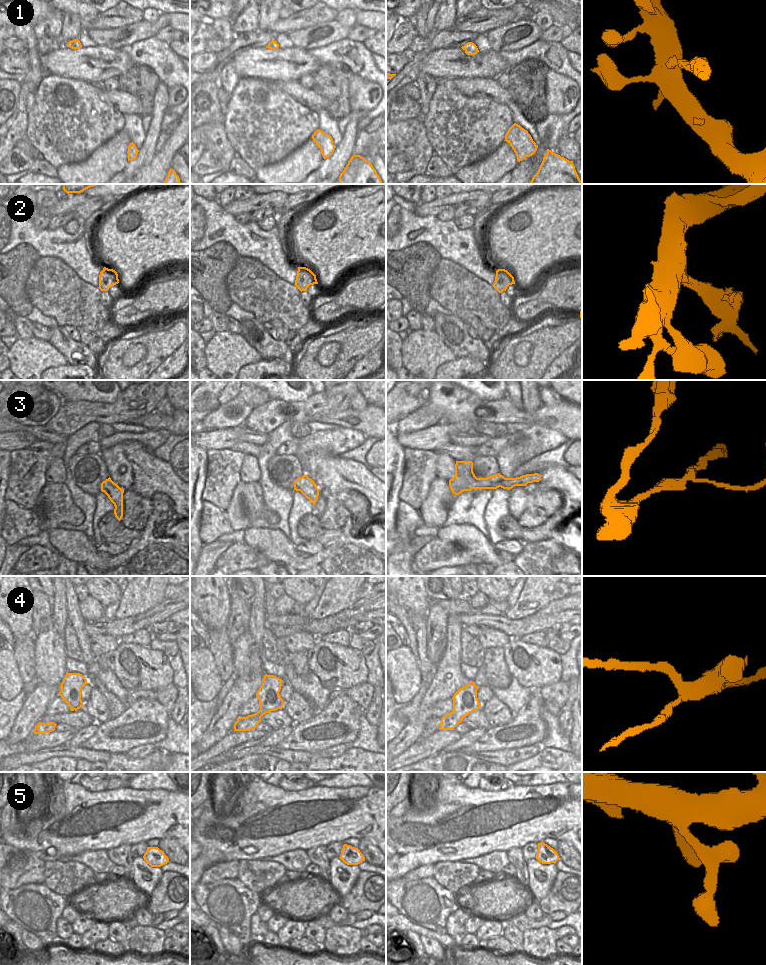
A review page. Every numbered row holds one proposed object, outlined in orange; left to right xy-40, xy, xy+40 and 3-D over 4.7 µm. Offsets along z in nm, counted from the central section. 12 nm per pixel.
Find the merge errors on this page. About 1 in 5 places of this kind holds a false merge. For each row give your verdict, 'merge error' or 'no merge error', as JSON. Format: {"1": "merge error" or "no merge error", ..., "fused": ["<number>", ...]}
{"1": "no merge error", "2": "merge error", "3": "merge error", "4": "no merge error", "5": "no merge error", "fused": ["2", "3"]}

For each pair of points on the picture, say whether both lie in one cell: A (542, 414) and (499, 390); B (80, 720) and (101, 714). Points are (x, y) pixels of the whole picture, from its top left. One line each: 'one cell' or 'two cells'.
A: two cells
B: two cells

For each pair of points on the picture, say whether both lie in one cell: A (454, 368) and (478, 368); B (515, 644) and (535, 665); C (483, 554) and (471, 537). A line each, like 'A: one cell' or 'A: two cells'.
A: one cell
B: one cell
C: one cell

